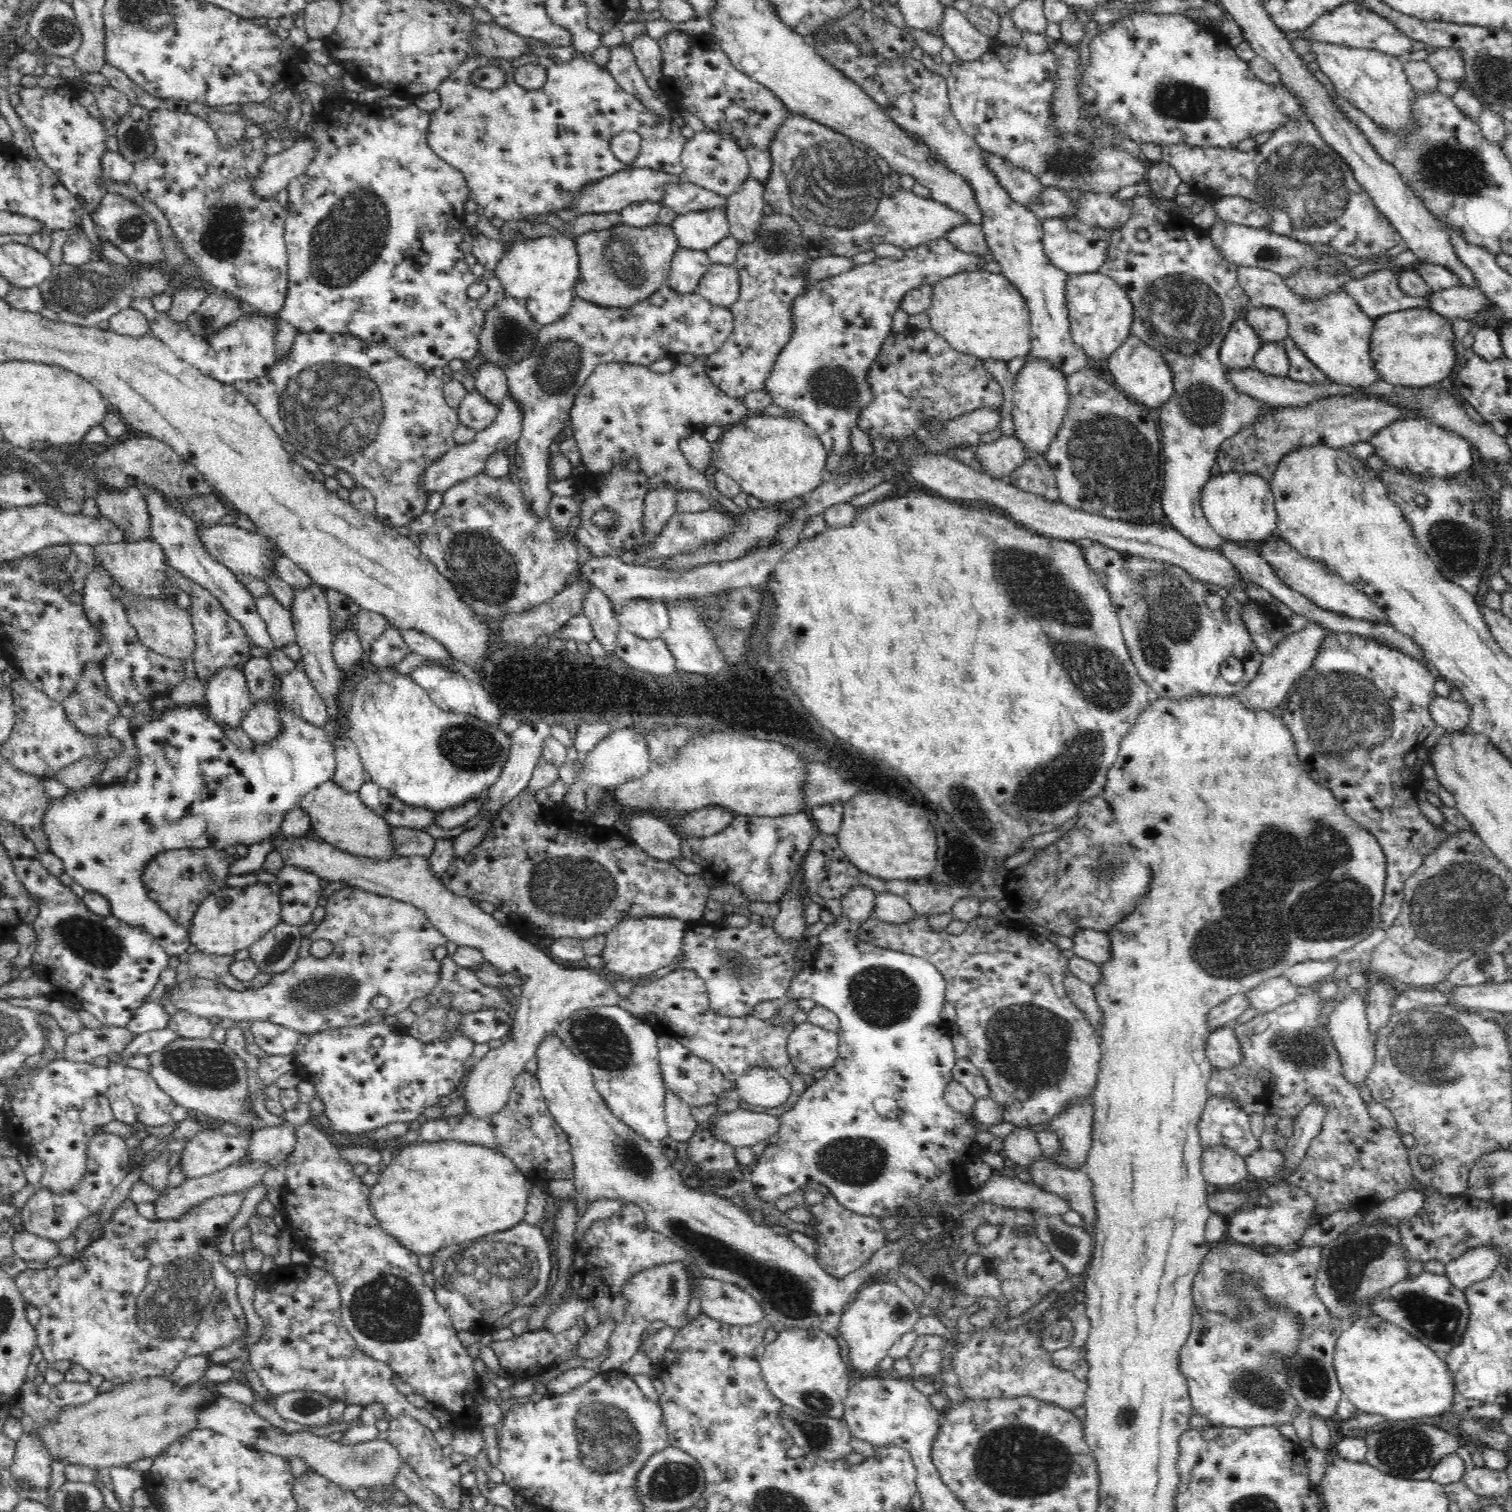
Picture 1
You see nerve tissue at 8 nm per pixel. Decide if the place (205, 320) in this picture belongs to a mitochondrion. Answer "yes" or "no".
yes

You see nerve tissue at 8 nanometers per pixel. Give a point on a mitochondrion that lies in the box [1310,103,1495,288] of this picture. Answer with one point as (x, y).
(1443, 168)

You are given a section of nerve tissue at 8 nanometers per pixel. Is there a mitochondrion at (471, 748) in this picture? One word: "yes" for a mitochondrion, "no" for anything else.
yes

